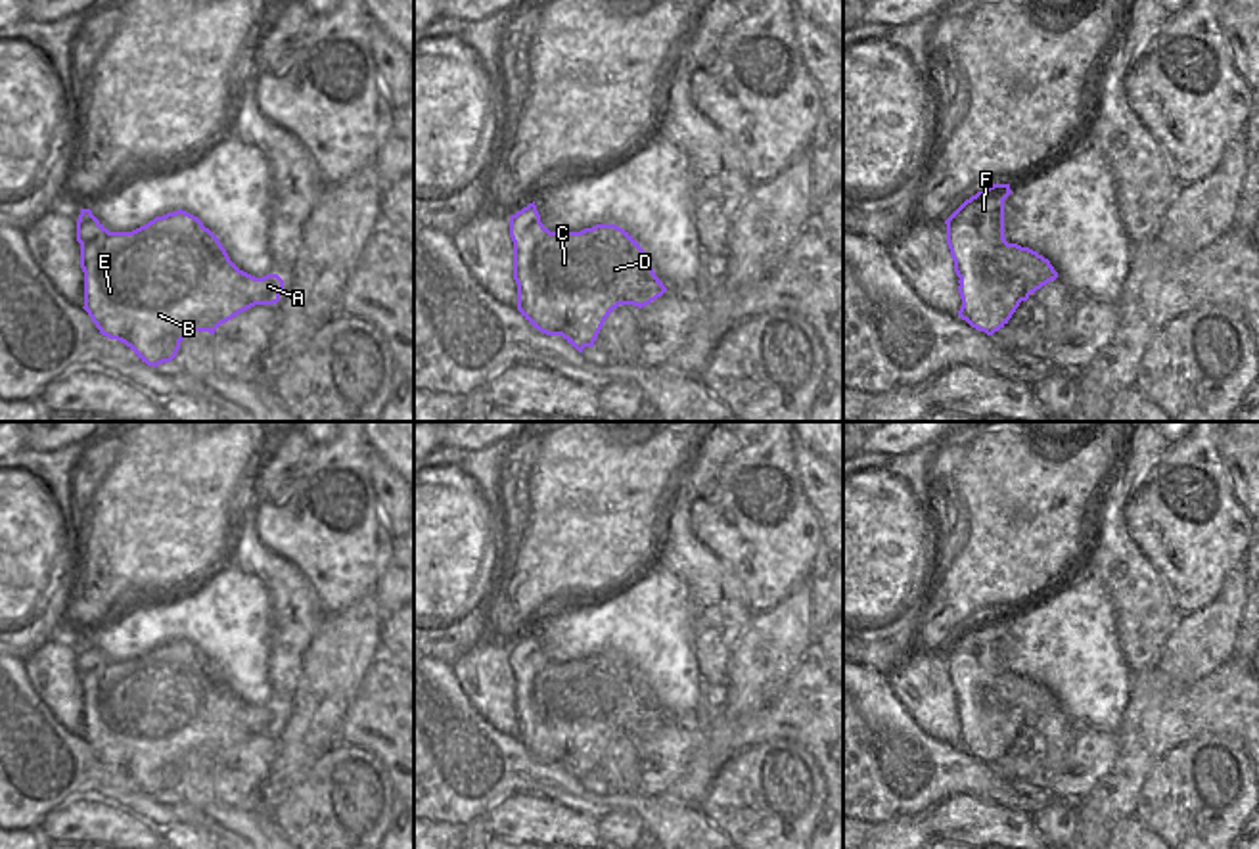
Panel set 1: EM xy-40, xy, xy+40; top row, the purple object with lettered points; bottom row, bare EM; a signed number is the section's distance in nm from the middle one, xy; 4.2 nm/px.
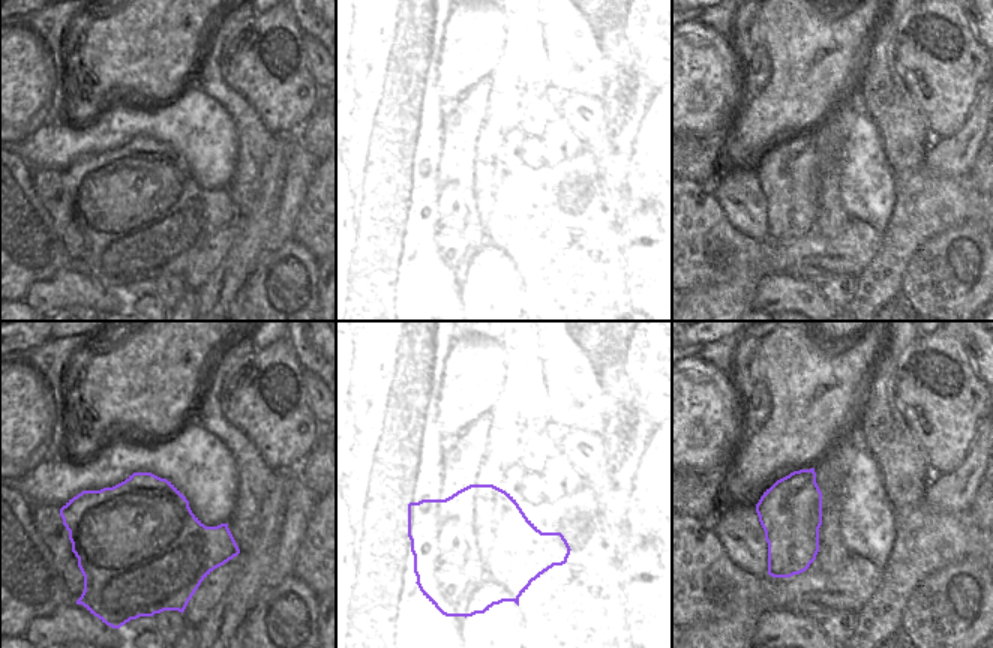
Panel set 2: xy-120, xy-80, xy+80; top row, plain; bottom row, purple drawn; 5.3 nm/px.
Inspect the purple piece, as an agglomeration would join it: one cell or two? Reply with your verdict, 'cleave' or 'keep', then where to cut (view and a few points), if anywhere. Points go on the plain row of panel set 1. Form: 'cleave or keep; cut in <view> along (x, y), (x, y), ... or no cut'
cleave; cut in xy+40 along (1003, 671), (985, 700), (1018, 713), (1024, 729)

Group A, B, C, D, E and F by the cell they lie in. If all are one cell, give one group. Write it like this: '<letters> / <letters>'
A B C D E / F

